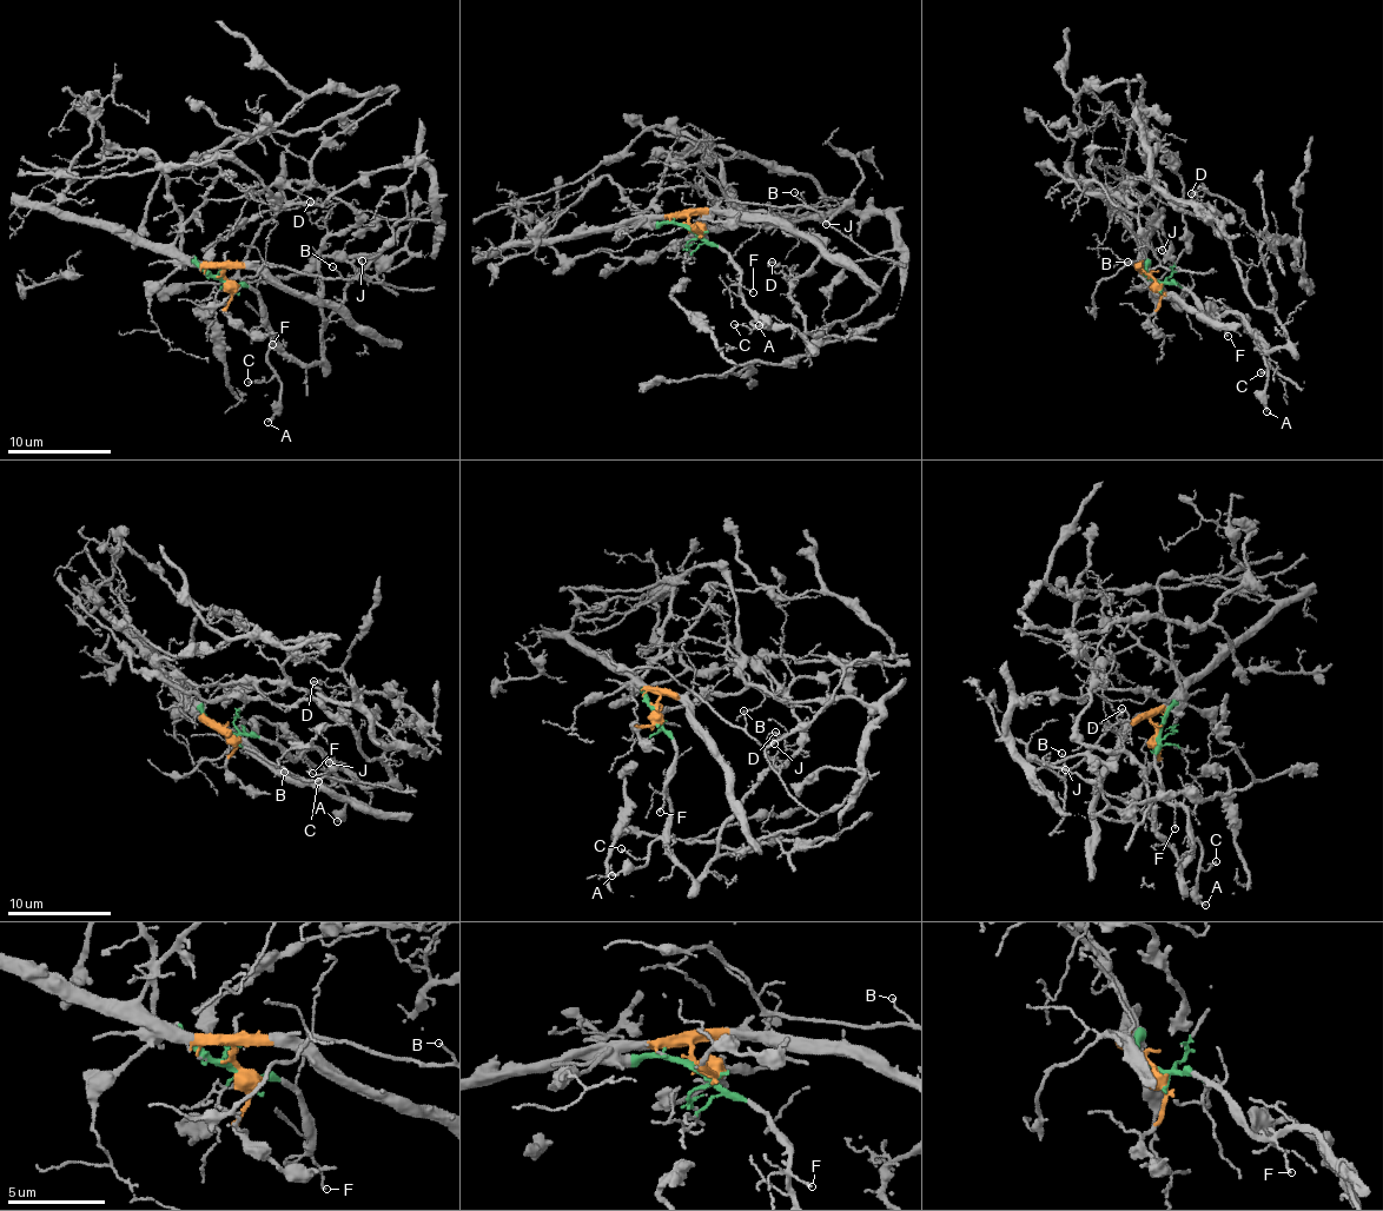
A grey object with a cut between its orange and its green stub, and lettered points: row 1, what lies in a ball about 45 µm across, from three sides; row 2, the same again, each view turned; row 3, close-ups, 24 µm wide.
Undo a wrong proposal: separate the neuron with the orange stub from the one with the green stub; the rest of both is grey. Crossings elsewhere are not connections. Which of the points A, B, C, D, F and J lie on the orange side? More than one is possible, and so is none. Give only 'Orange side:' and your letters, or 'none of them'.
Orange side: B, J

